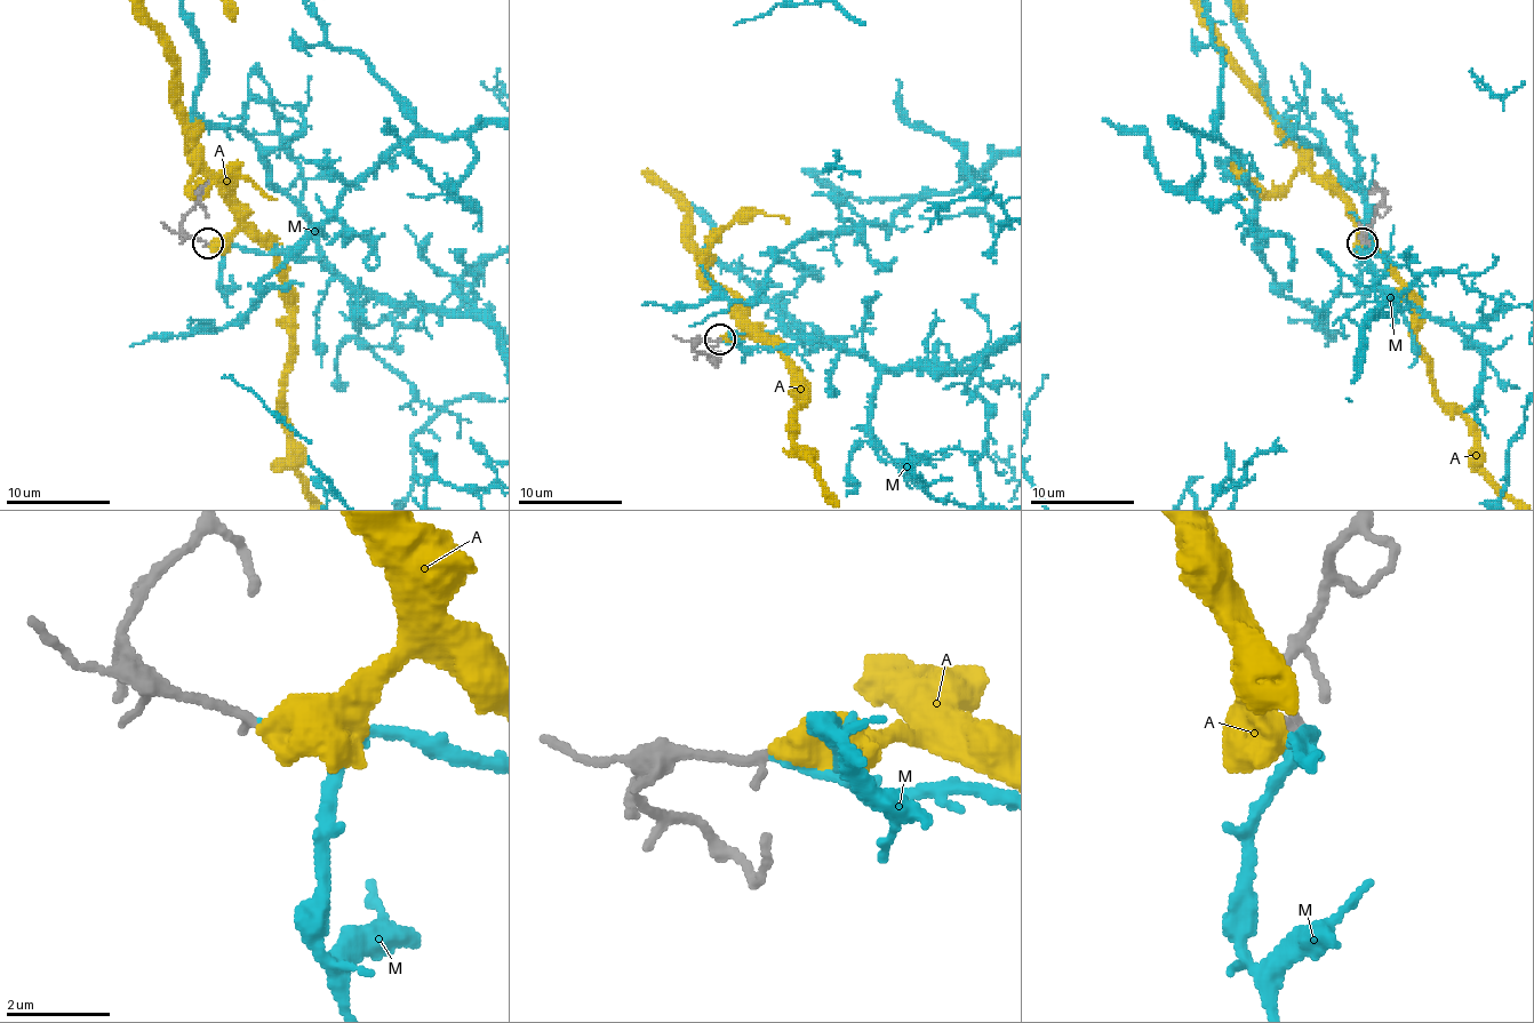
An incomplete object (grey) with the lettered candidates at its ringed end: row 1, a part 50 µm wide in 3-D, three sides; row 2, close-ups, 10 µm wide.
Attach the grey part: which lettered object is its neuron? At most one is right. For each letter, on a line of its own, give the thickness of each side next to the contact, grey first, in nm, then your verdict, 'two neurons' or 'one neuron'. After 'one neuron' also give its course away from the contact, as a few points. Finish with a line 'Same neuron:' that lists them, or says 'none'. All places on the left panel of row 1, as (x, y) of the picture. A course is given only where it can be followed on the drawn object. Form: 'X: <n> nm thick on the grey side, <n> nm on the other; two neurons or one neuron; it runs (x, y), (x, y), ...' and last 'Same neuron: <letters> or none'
A: 190 nm thick on the grey side, 550 nm on the other; two neurons
M: 200 nm thick on the grey side, 180 nm on the other; one neuron
Same neuron: M

